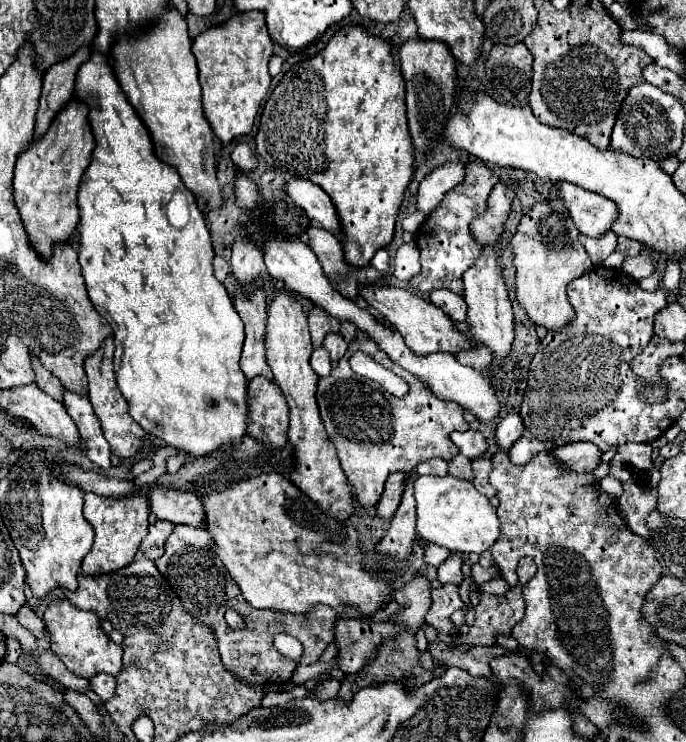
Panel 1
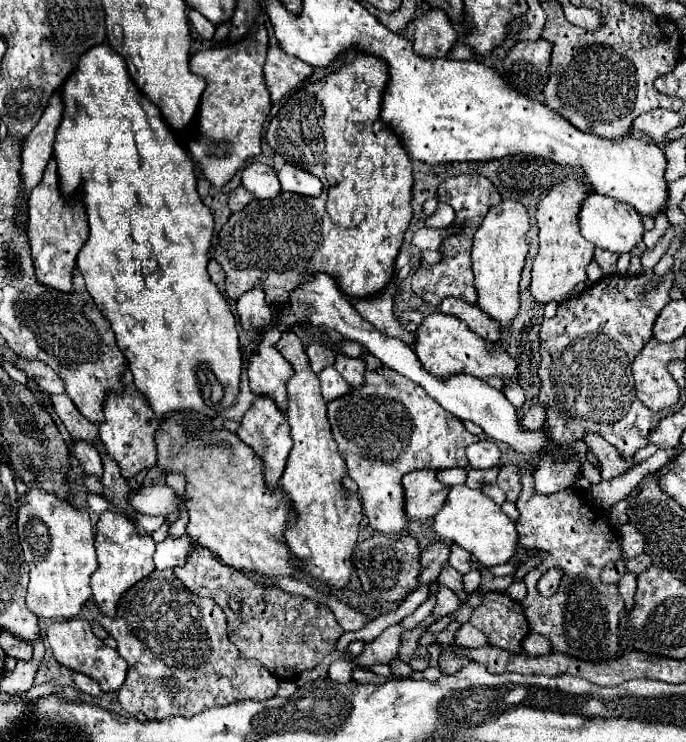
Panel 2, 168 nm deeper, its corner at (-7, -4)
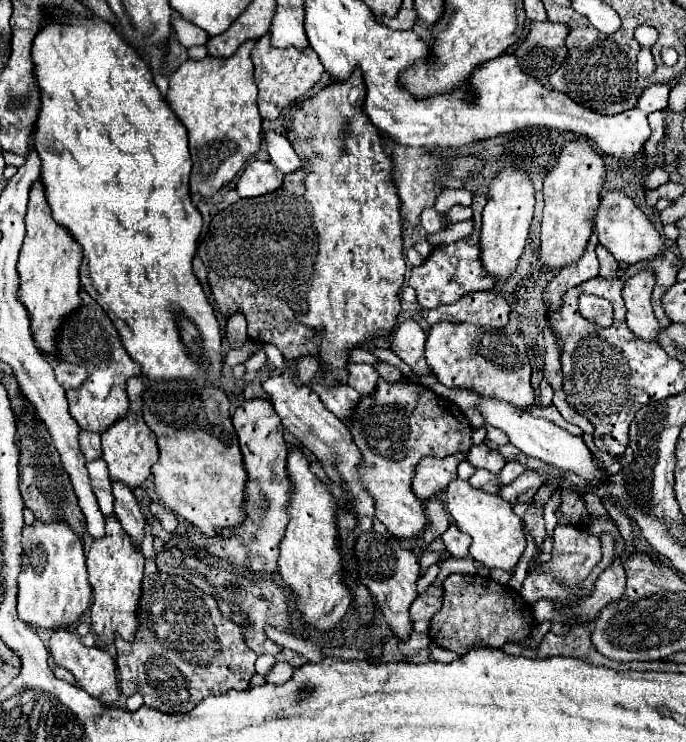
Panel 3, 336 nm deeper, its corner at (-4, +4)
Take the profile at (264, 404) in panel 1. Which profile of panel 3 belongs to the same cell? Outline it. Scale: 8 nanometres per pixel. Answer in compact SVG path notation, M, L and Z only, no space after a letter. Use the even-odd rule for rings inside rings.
M264 398L244 400L236 408L232 424L238 434L244 466L248 472L246 520L240 528L226 530L226 538L208 538L198 528L192 528L190 542L196 550L210 552L214 558L220 560L228 560L230 564L236 564L236 568L248 568L254 572L274 572L278 568L278 546L288 524L286 504L290 494L290 482L286 474L288 446L284 442L284 428L272 404Z

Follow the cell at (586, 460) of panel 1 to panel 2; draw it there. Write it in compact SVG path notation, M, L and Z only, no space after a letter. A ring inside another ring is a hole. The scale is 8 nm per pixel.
M571 452L571 460L547 460L541 458L537 470L533 472L533 490L539 494L553 494L573 486L579 474L581 460Z

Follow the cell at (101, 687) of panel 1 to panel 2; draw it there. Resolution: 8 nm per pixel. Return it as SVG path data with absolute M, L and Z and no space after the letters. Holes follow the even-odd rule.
M73 672L73 682L75 682L75 688L81 690L83 694L91 694L91 696L101 696L101 688L99 688L99 682L85 676L85 674L79 674L79 672Z

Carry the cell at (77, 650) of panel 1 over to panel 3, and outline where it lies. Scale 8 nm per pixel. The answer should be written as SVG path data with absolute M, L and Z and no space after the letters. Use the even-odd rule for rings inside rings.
M58 628L58 630L52 630L52 634L50 634L50 654L58 666L70 670L76 676L78 684L88 694L102 700L104 704L112 704L118 700L120 690L118 690L118 678L116 678L116 664L114 664L114 658L106 650L102 650L98 646L88 648L82 644L80 636L74 630Z

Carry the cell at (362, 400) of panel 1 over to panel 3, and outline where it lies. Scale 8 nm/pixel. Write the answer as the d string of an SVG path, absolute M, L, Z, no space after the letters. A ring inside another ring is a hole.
M384 378L378 380L376 390L372 396L362 396L356 404L356 412L352 412L350 422L346 424L350 430L356 446L360 448L362 460L360 460L360 482L364 490L374 498L376 518L386 526L386 530L398 538L414 538L418 536L426 526L426 516L422 502L414 496L410 488L410 480L414 474L414 466L424 456L448 456L448 454L466 454L472 446L472 426L462 414L462 410L452 404L450 400L444 400L436 396L432 390L428 390L422 384L416 384L408 378L402 378L398 382L386 382Z

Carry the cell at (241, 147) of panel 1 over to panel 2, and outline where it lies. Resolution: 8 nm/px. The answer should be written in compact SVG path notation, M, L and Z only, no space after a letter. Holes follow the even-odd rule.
M251 162L245 166L243 186L259 200L273 198L281 192L281 184L279 184L275 170L267 164L261 164L261 162Z

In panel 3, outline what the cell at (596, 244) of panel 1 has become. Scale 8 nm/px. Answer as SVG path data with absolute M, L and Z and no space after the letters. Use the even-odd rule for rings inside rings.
M600 244L596 246L596 254L598 254L598 262L600 262L600 276L602 278L614 278L616 270L618 270L618 262L612 254L606 252L606 248L602 248Z

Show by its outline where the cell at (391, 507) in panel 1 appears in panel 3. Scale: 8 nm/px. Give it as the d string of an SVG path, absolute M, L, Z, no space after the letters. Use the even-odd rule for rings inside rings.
M454 454L446 458L422 458L414 468L412 490L420 500L430 500L444 492L448 482L456 478L456 466L464 460L464 454Z

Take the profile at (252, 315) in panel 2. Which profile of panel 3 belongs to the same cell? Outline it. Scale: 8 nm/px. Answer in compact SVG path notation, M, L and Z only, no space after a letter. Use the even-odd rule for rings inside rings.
M236 312L226 322L226 340L230 342L232 348L238 348L246 338L248 338L248 334L246 334L246 318L244 318L242 312Z

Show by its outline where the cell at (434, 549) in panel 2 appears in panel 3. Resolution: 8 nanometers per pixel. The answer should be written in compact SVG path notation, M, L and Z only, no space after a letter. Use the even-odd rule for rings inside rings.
M430 498L426 510L428 510L428 526L424 530L424 542L432 542L448 530L450 516L438 498Z

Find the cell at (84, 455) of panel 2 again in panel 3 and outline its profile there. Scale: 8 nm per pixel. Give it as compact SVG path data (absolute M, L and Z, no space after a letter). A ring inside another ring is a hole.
M96 458L92 462L86 464L88 474L90 474L90 482L92 482L92 490L98 498L100 510L104 516L114 516L114 498L112 498L112 486L110 486L110 476L108 476L108 468L104 464L102 458Z

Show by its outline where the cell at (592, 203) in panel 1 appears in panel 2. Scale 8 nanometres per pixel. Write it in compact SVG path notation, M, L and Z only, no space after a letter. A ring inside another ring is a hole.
M589 194L585 198L581 214L579 214L579 226L581 226L581 234L589 242L593 242L597 248L603 248L615 254L629 254L643 240L643 234L645 234L641 216L637 216L635 208L601 194Z

